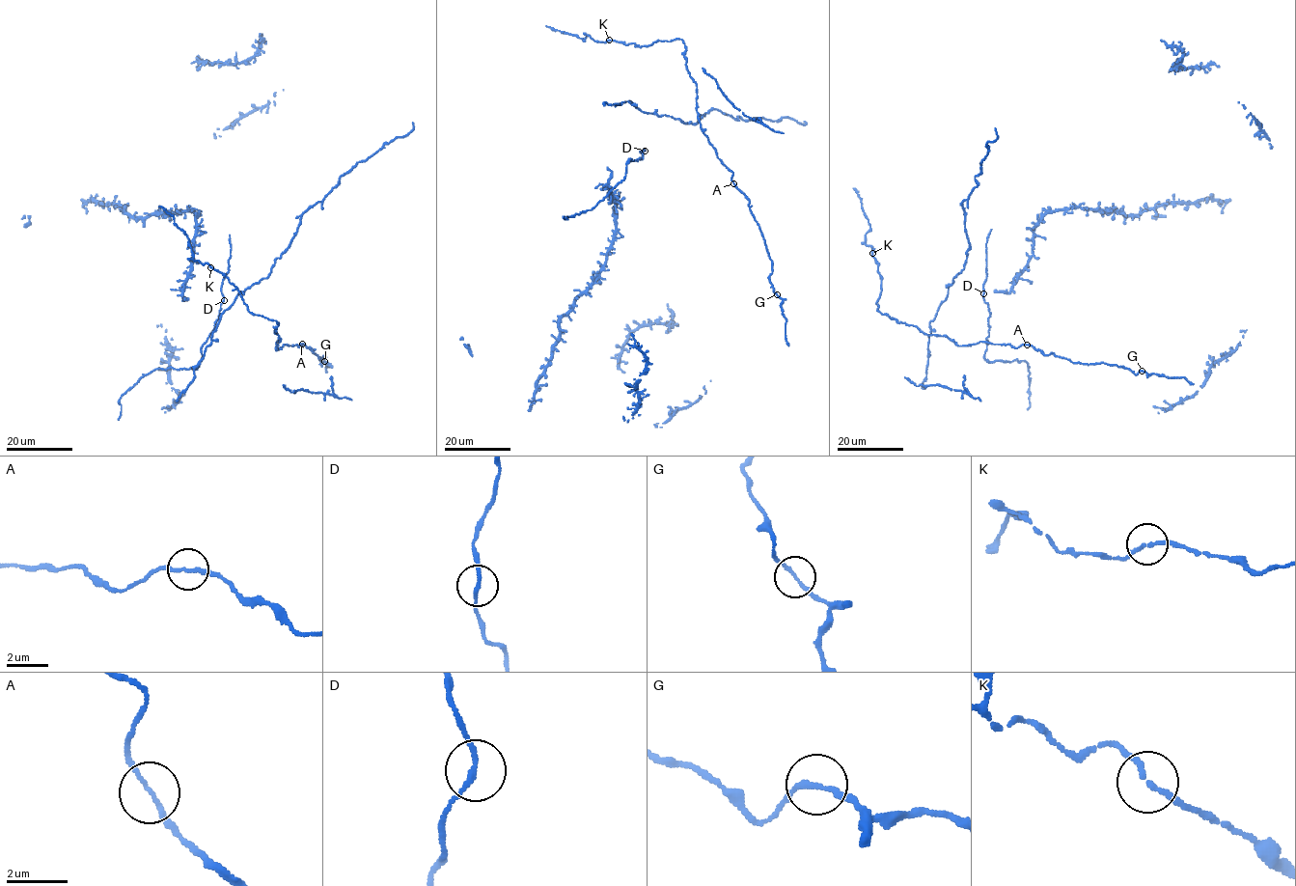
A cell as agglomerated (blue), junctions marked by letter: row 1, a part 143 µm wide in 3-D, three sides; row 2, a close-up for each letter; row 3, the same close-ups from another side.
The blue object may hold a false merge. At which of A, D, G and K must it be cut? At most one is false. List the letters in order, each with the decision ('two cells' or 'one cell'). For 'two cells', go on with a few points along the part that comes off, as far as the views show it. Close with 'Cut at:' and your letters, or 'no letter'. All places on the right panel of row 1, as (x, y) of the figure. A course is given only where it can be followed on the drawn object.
A: one cell
D: one cell
G: one cell
K: one cell
Cut at: no letter

